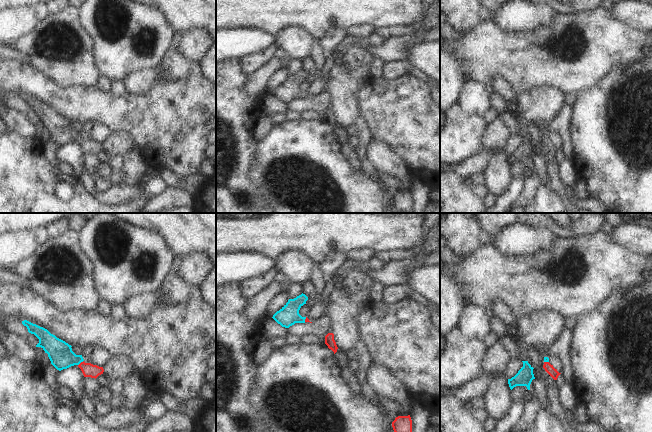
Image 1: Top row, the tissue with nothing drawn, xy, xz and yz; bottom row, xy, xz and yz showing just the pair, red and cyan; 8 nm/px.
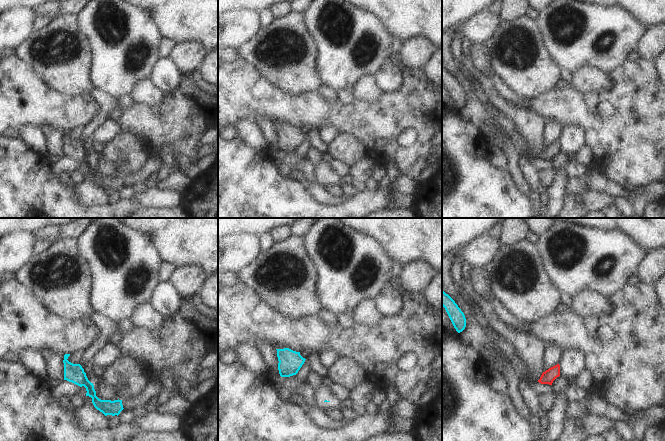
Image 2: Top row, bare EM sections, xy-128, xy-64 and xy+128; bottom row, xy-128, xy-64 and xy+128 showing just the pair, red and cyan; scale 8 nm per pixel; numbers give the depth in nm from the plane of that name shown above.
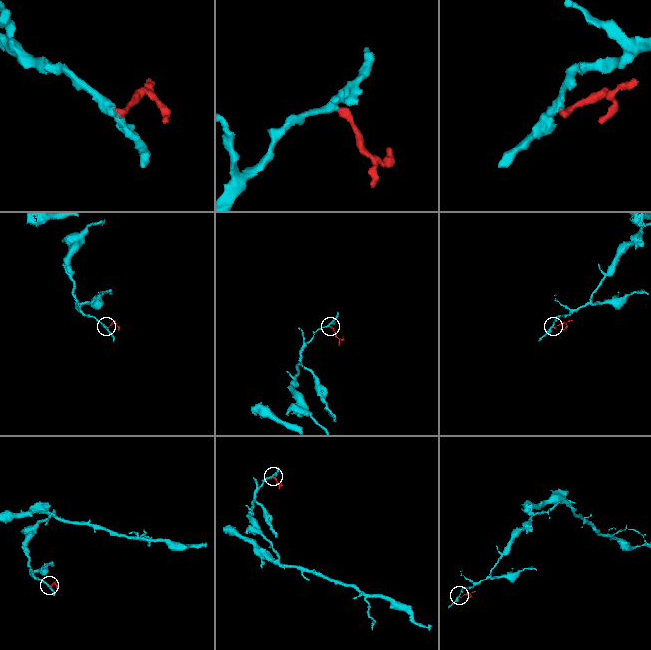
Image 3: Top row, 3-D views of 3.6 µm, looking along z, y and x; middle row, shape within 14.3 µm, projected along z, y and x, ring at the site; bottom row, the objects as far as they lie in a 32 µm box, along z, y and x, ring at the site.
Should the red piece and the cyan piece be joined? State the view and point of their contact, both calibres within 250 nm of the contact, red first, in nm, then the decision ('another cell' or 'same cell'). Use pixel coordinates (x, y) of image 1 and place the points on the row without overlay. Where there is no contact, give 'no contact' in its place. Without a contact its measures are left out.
meets red in xy at (80, 139); 110 nm thick on the red side, 200 nm on the other; same cell

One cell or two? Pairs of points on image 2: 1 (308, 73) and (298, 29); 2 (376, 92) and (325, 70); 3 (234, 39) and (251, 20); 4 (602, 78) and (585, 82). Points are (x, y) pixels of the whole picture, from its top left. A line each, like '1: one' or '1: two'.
1: one
2: two
3: one
4: one

